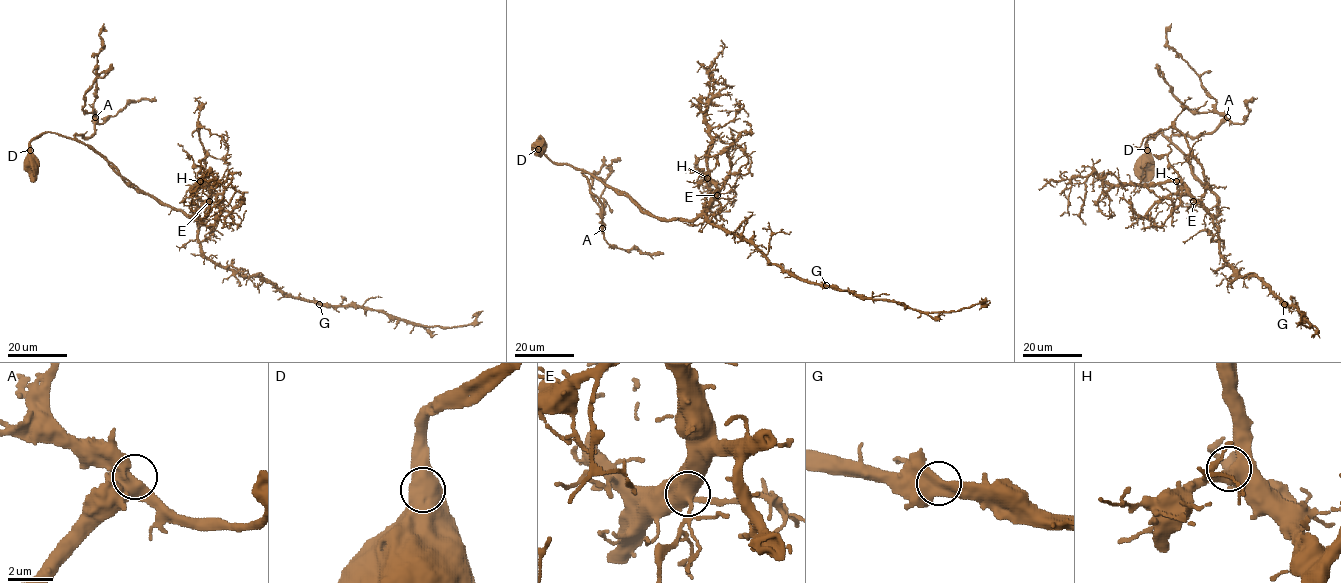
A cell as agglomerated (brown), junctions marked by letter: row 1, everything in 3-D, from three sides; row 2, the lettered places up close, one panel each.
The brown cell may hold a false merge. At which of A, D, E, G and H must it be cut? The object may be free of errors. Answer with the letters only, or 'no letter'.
no letter

